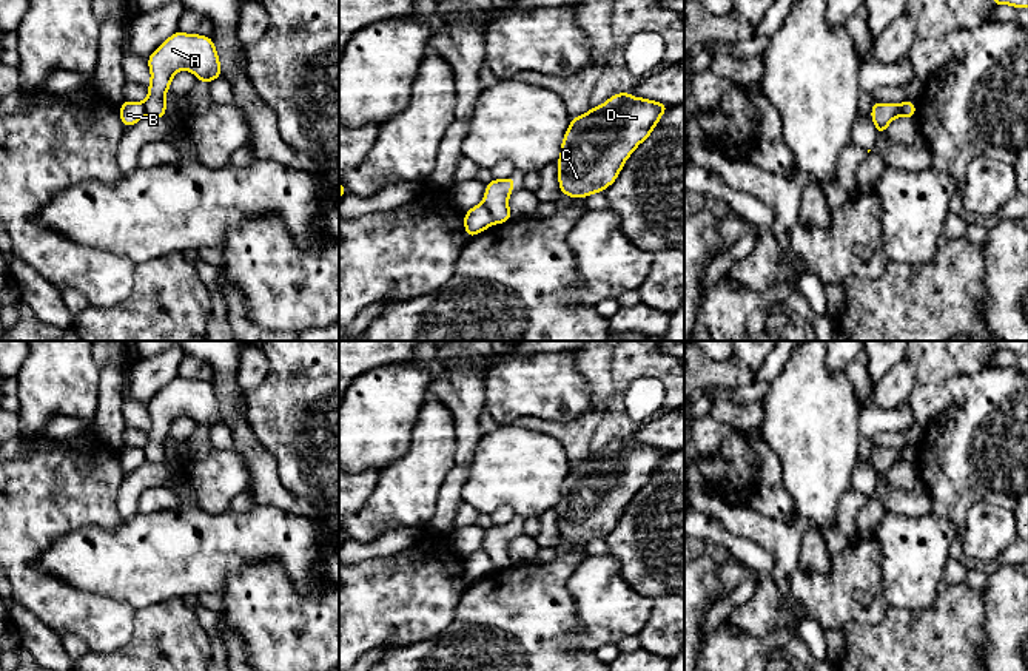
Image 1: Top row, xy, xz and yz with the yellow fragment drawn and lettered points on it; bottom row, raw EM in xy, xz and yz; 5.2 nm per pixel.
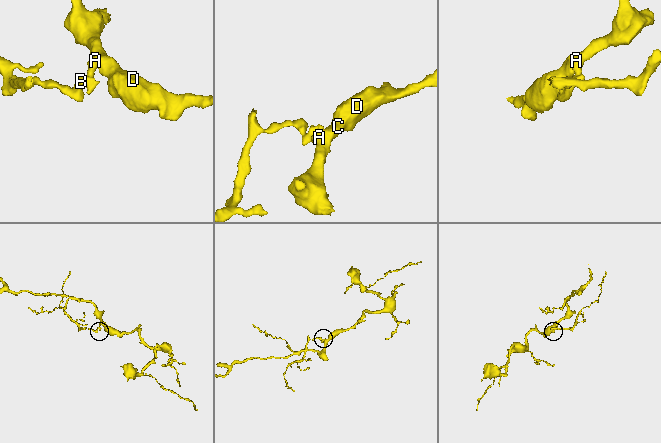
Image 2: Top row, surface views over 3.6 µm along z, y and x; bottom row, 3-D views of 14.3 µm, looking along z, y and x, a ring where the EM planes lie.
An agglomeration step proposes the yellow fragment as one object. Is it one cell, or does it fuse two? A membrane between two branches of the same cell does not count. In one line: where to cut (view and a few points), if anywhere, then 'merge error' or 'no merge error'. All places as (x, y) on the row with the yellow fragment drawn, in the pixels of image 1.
cut xz (483, 202), (495, 222); merge error

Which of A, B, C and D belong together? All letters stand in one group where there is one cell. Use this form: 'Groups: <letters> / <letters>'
Groups: A C D / B

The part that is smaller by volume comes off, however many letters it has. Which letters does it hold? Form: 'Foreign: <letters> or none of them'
Foreign: B

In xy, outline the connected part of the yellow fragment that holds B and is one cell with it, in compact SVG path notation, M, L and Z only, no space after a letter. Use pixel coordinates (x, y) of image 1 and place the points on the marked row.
M125 100L119 106L119 114L120 114L123 128L128 128L140 122L146 116L146 111L142 102Z

